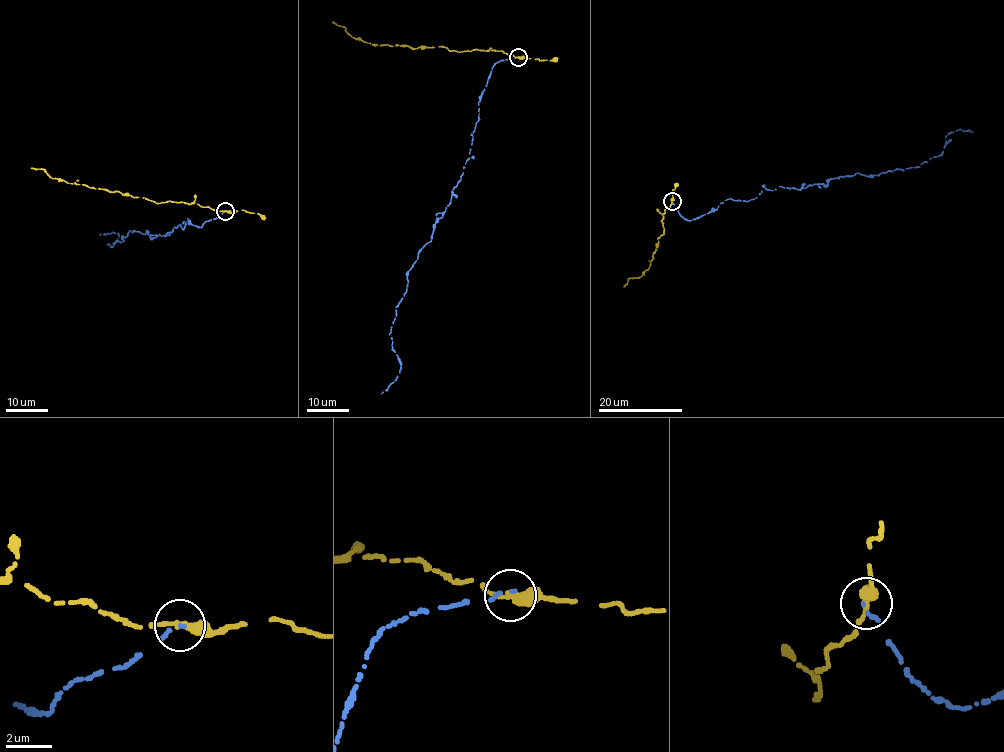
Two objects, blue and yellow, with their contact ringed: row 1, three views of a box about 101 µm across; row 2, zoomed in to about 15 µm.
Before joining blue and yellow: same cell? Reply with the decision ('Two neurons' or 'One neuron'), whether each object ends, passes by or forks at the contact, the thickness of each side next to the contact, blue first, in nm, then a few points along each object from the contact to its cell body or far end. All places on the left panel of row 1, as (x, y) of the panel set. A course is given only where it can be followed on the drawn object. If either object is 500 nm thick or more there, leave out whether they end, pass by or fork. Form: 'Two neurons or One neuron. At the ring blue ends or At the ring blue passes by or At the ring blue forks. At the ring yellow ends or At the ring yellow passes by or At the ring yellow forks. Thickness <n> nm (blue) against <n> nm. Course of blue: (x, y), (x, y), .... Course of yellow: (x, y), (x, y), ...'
Two neurons. At the ring blue ends. At the ring yellow passes by. Thickness 110 nm (blue) against 320 nm. Course of blue: (225, 211), (201, 227), (187, 218), (164, 236), (129, 231), (113, 246), (118, 233), (99, 235). Course of yellow: (225, 211), (216, 211), (197, 204), (157, 203), (119, 192), (54, 179), (44, 169), (31, 168)

